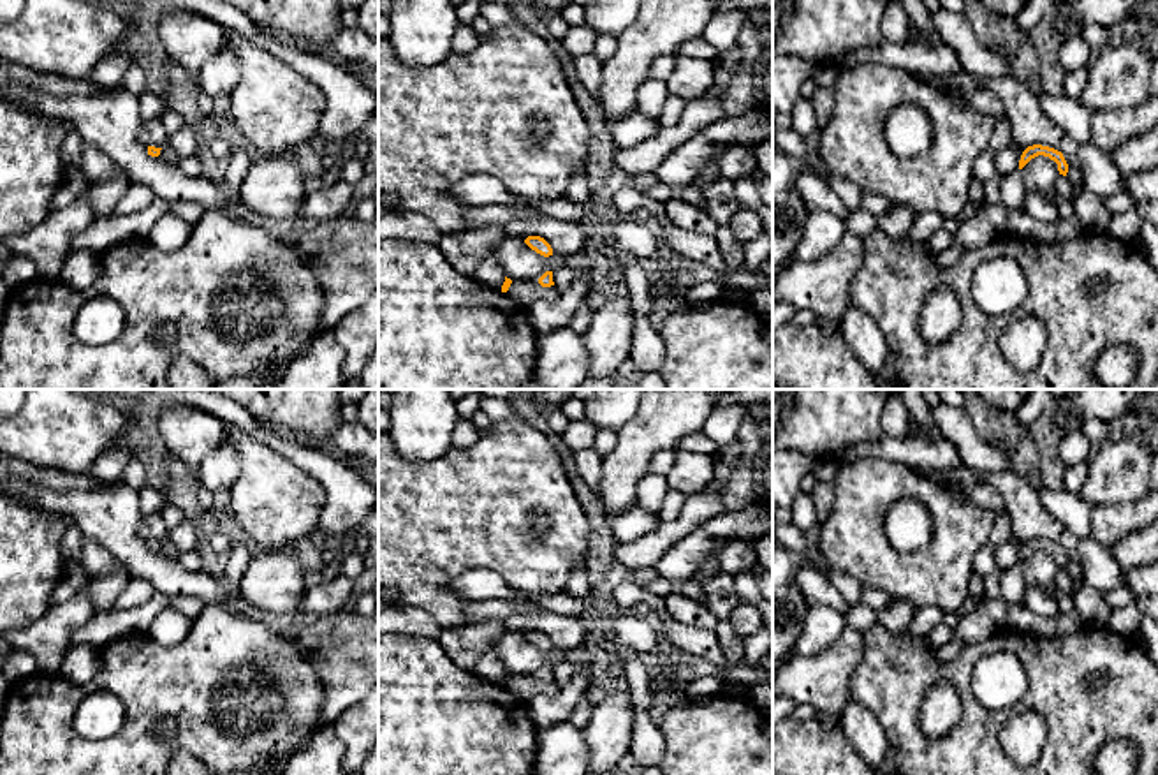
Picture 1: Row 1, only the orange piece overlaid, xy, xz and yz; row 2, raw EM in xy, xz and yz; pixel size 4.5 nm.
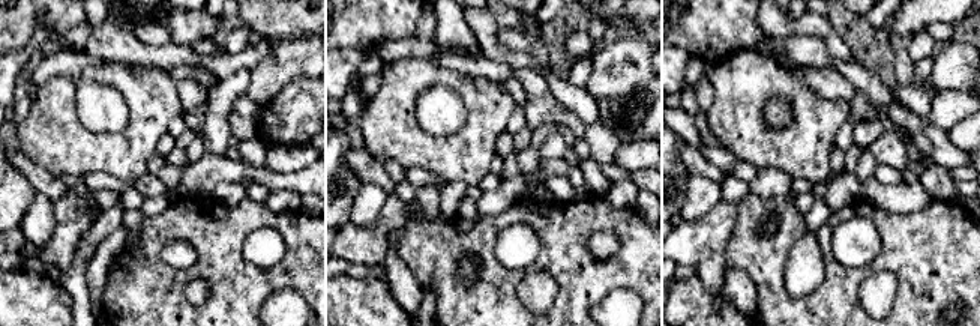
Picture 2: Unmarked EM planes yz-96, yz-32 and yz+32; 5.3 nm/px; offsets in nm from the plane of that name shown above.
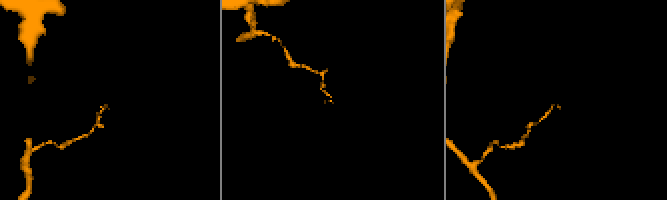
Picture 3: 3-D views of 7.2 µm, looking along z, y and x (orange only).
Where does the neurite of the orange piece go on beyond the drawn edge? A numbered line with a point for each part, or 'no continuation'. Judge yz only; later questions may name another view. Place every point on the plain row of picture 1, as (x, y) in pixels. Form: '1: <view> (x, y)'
no continuation

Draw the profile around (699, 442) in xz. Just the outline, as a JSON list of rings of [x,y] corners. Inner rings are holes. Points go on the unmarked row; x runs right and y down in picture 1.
[[[702,430],[681,437],[678,447],[709,456],[716,456],[720,449],[720,446]]]

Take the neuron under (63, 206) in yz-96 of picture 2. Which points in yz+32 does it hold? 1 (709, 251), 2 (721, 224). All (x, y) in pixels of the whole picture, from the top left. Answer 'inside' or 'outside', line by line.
1: inside
2: inside

